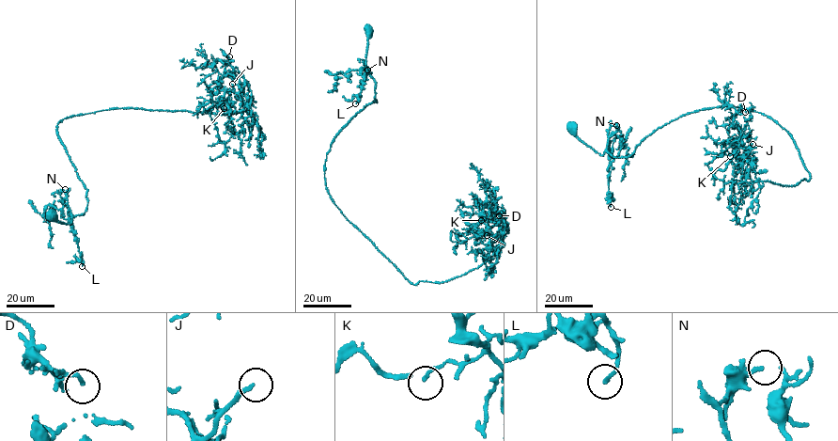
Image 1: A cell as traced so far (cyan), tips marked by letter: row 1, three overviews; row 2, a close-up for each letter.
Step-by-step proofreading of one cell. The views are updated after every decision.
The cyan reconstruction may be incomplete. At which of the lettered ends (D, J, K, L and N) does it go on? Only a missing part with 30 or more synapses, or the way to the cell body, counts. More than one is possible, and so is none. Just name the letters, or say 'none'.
N

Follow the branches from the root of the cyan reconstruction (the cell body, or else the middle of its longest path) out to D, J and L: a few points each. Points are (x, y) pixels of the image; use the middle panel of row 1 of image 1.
D: (370, 29), (376, 102), (327, 154), (333, 201), (416, 285), (478, 268), (508, 232), (488, 226), (499, 215)
J: (370, 29), (376, 102), (331, 145), (330, 197), (414, 285), (477, 268), (495, 250), (498, 236), (487, 235)
L: (370, 29), (365, 61), (369, 72), (364, 73), (355, 103)

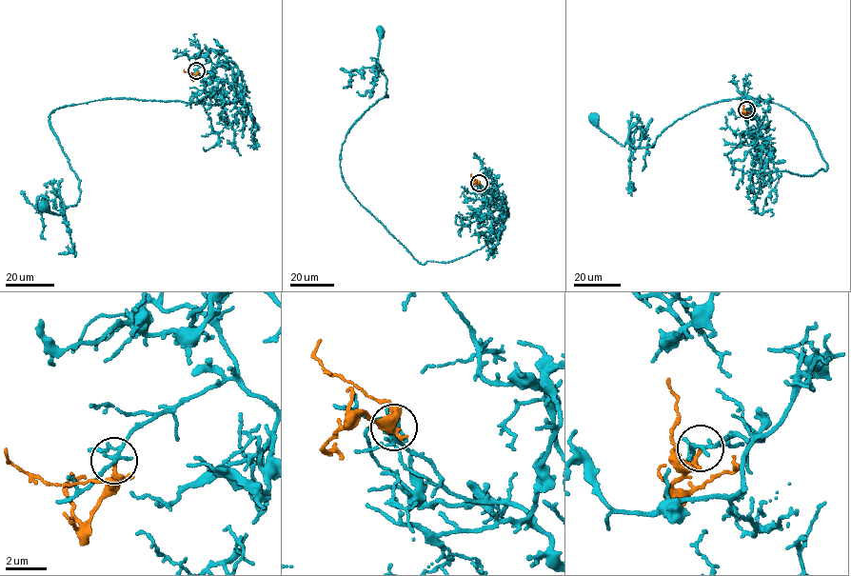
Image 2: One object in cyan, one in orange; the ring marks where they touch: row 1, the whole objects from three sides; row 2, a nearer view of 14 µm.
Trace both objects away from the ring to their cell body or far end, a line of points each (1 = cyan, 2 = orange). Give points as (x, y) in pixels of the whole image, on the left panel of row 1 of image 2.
1: (196, 70), (228, 56), (246, 107), (117, 98), (50, 113), (80, 192), (62, 215), (45, 206)
2: (196, 70), (195, 74), (184, 69)

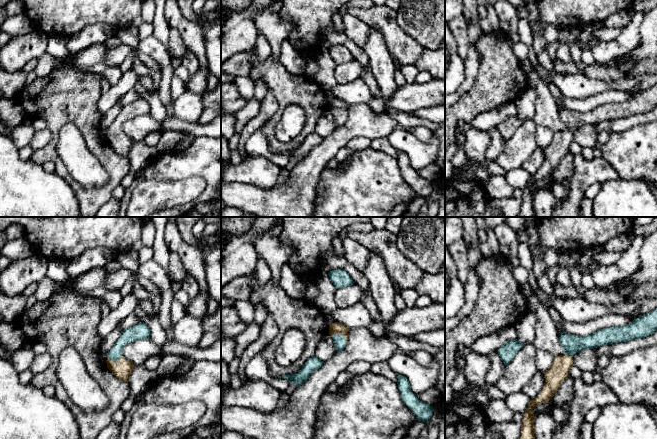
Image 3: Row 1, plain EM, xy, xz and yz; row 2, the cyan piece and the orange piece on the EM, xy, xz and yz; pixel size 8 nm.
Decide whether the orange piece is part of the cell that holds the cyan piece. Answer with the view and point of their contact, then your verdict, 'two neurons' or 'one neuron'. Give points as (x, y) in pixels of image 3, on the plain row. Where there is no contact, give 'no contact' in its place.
xz (341, 111) | one neuron

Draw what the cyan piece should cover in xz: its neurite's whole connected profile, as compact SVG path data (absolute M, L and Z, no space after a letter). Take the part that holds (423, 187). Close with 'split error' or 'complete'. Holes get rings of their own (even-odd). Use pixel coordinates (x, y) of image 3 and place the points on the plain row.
M398 151L397 160L402 178L414 189L419 197L427 198L433 191L432 182L417 174L417 171L412 168L406 153Z; complete

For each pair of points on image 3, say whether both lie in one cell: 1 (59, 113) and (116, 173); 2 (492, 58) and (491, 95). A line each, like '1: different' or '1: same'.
1: same
2: same

